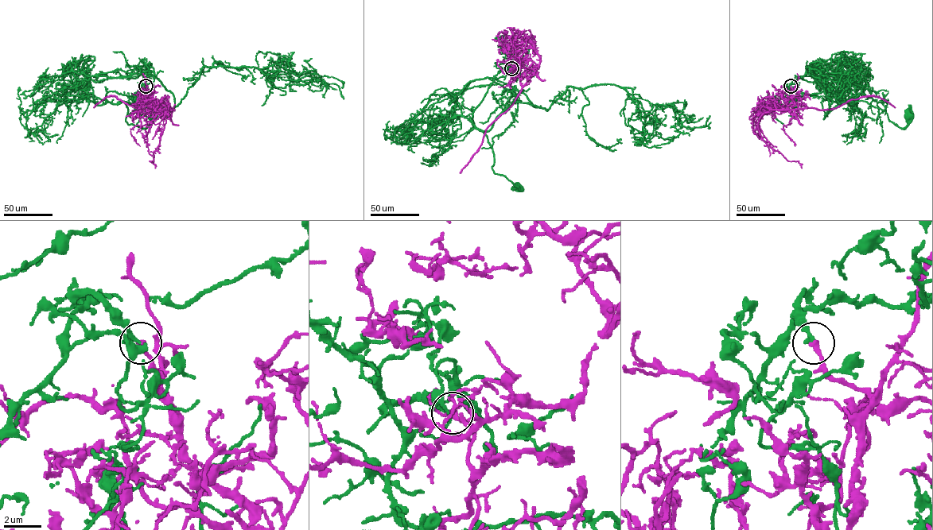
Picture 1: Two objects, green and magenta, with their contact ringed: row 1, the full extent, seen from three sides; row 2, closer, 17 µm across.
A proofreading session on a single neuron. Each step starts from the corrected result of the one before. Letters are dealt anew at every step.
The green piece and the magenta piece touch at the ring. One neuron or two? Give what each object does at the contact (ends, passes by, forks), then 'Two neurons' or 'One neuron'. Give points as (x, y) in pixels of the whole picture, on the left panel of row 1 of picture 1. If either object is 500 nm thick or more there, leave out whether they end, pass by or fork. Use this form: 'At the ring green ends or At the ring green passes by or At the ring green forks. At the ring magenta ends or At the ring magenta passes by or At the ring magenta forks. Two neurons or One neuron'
At the ring green passes by. At the ring magenta ends. Two neurons

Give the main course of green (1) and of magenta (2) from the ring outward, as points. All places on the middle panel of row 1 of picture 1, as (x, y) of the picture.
1: (511, 68), (499, 65), (503, 68), (474, 111), (472, 123), (485, 134), (492, 148), (495, 172), (518, 187)
2: (511, 68), (518, 71), (523, 86), (538, 66), (540, 56), (531, 36), (519, 57), (515, 75), (521, 79)

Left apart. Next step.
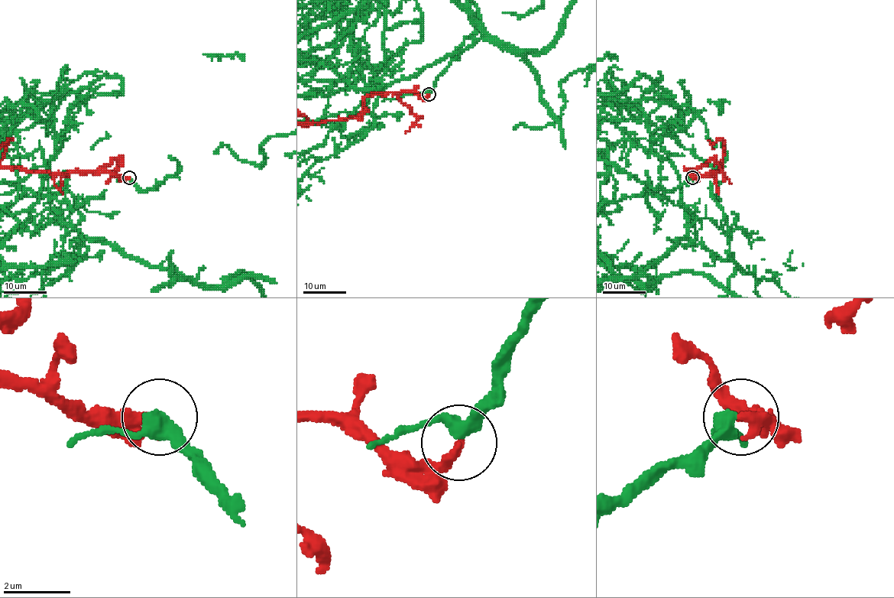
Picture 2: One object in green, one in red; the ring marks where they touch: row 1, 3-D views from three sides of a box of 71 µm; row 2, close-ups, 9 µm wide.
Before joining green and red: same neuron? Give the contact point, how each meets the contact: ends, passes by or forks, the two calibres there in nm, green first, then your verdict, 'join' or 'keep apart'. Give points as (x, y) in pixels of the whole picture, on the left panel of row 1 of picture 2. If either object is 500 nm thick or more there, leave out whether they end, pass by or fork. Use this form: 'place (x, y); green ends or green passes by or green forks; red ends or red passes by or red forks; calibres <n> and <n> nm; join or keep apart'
place (129, 177); green passes by; red ends; calibres 400 and 360 nm; join

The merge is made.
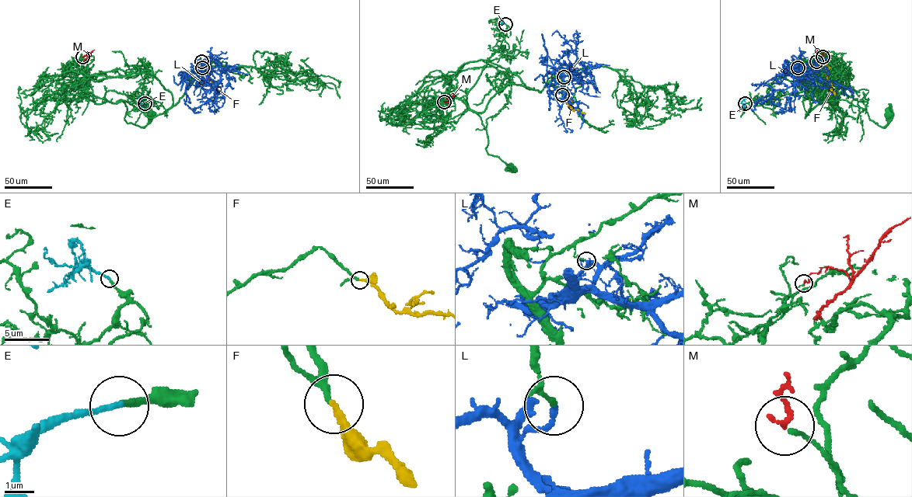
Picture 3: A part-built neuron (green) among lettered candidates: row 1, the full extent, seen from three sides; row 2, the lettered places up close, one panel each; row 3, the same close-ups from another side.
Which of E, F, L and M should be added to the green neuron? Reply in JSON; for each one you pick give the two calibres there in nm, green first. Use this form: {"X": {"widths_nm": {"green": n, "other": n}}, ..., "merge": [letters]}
{"E": {"widths_nm": {"green": 220, "other": 200}}, "F": {"widths_nm": {"green": 160, "other": 240}}, "merge": ["E", "F"]}

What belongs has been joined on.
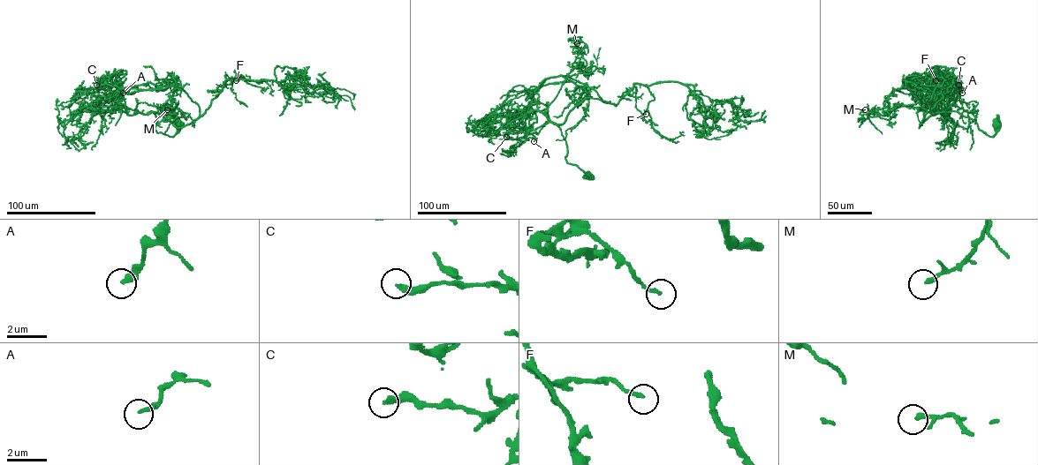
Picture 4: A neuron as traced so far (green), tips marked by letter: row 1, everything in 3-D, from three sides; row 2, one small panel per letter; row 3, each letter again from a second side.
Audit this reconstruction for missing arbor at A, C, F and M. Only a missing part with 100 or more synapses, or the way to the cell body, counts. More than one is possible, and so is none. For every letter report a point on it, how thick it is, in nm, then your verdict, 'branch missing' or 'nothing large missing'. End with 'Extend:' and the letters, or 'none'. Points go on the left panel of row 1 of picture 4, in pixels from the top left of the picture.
A: (123, 93) | 240 nm | nothing large missing
C: (96, 85) | 260 nm | nothing large missing
F: (236, 80) | 160 nm | nothing large missing
M: (167, 109) | 220 nm | nothing large missing
Extend: none

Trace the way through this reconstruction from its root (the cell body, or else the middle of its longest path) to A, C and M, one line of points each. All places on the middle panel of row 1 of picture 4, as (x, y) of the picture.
A: (590, 176), (567, 162), (561, 129), (538, 109), (531, 92), (549, 116), (534, 141)
C: (590, 176), (567, 161), (565, 138), (538, 109), (530, 94), (537, 93), (548, 120), (538, 132), (506, 137)
M: (590, 176), (567, 162), (561, 130), (547, 116), (549, 105), (582, 56), (585, 44), (580, 39), (577, 43)

